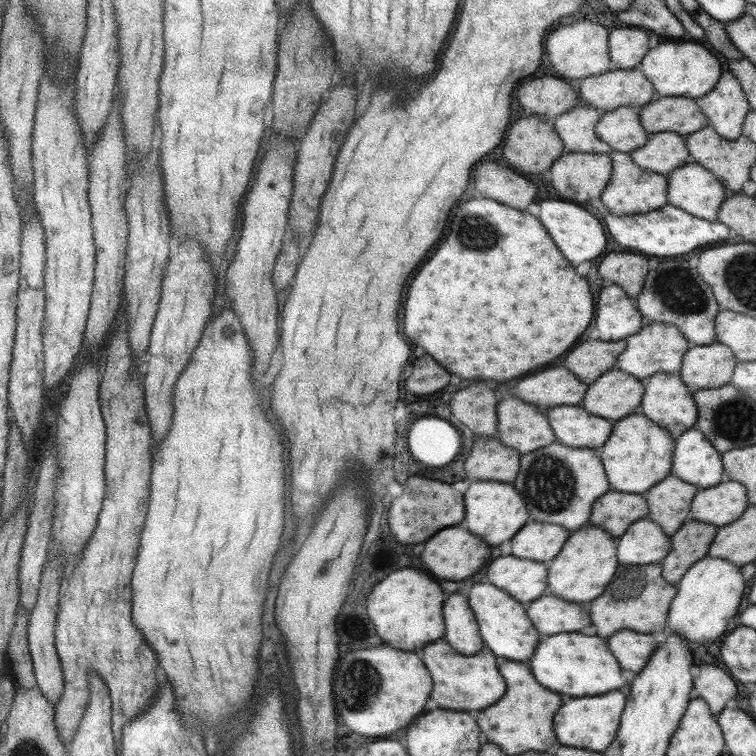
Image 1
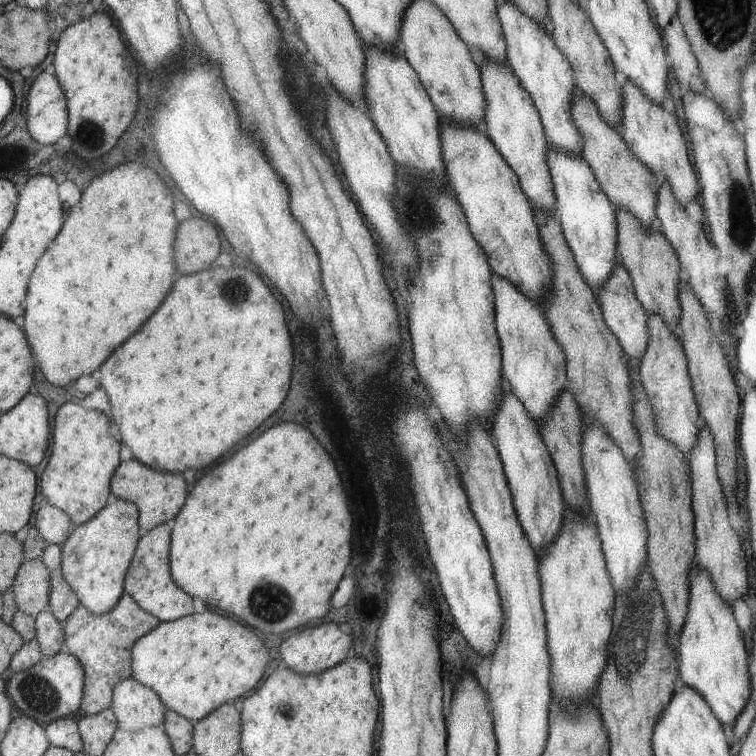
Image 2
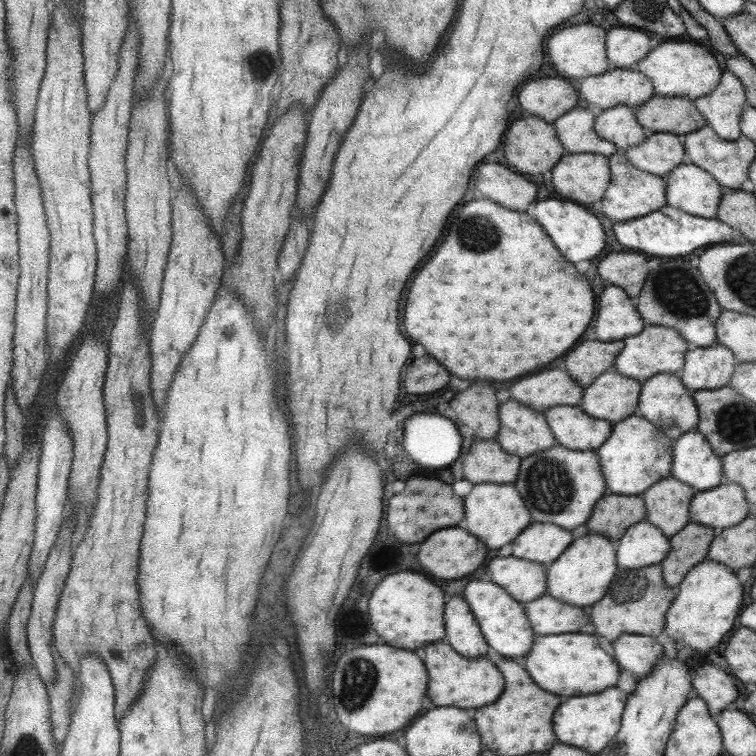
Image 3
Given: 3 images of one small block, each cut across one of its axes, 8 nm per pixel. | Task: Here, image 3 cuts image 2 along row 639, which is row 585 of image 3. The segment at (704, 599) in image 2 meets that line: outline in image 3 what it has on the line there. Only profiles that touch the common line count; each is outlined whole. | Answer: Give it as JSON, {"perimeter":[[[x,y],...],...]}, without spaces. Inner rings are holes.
{"perimeter":[[[705,559],[688,570],[676,589],[675,598],[669,605],[665,615],[663,633],[665,633],[665,636],[672,638],[678,647],[689,646],[689,648],[693,648],[697,652],[709,652],[733,628],[733,622],[735,622],[737,614],[741,611],[741,604],[743,604],[742,584],[737,580],[735,572],[728,566]]]}

